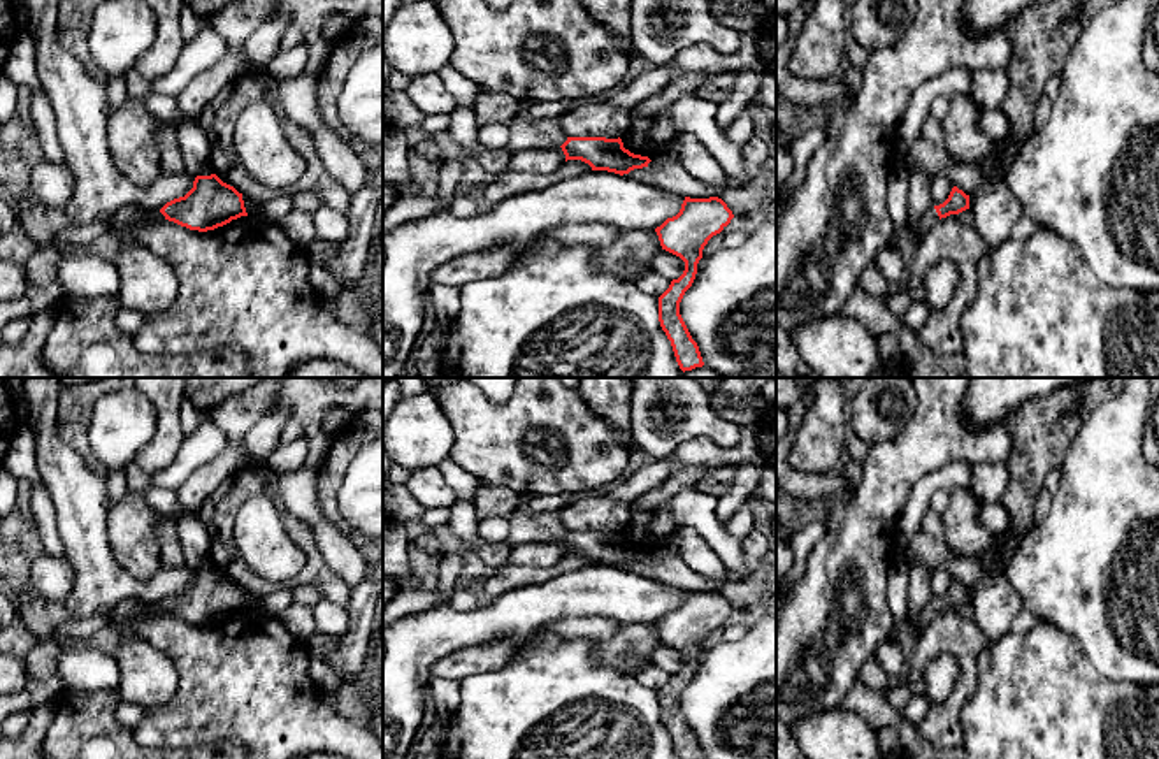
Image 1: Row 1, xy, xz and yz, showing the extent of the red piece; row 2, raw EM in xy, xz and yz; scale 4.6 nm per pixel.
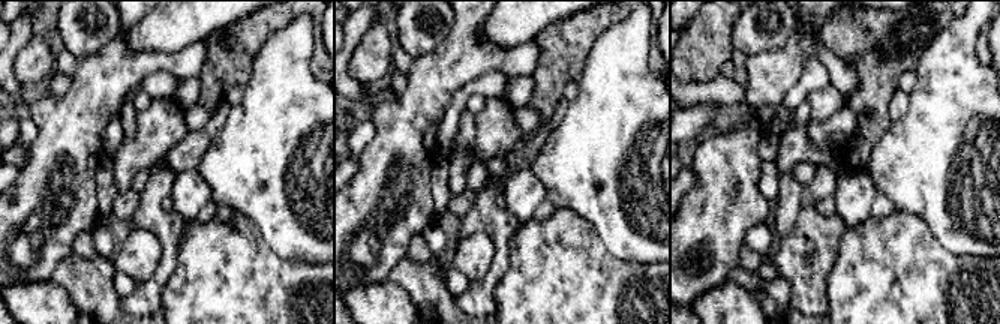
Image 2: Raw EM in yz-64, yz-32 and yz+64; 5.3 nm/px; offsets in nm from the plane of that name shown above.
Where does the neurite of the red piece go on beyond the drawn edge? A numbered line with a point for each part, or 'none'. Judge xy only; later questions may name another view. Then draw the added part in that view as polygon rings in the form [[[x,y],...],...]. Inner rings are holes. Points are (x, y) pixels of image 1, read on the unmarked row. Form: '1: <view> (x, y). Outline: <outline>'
1: xy (123, 619). Outline: [[[128,597],[121,601],[111,618],[111,627],[121,636],[121,640],[133,636],[135,618],[142,611],[165,613],[160,603],[146,603],[140,597]]]

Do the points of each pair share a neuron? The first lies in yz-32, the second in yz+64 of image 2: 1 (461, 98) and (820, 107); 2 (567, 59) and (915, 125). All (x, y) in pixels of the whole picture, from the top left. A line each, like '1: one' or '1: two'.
1: two
2: two

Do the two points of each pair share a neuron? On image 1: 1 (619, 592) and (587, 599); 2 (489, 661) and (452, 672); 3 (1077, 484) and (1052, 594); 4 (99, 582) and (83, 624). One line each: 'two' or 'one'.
1: one
2: one
3: one
4: two

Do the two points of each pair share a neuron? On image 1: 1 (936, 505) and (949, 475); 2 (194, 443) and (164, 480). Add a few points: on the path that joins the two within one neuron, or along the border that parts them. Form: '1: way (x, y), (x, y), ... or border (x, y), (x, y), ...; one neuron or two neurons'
1: border (949, 489), (938, 489), (928, 508); two neurons
2: way (194, 452), (172, 473); one neuron

